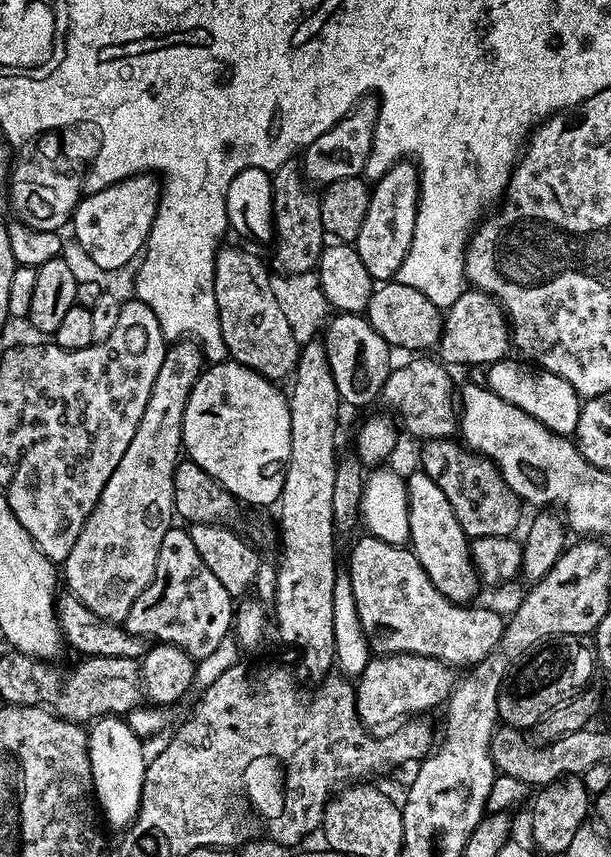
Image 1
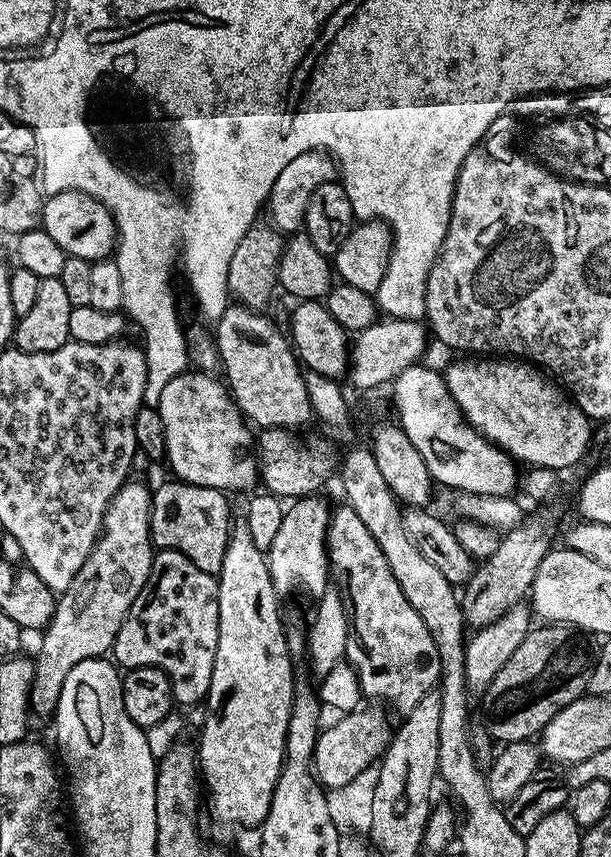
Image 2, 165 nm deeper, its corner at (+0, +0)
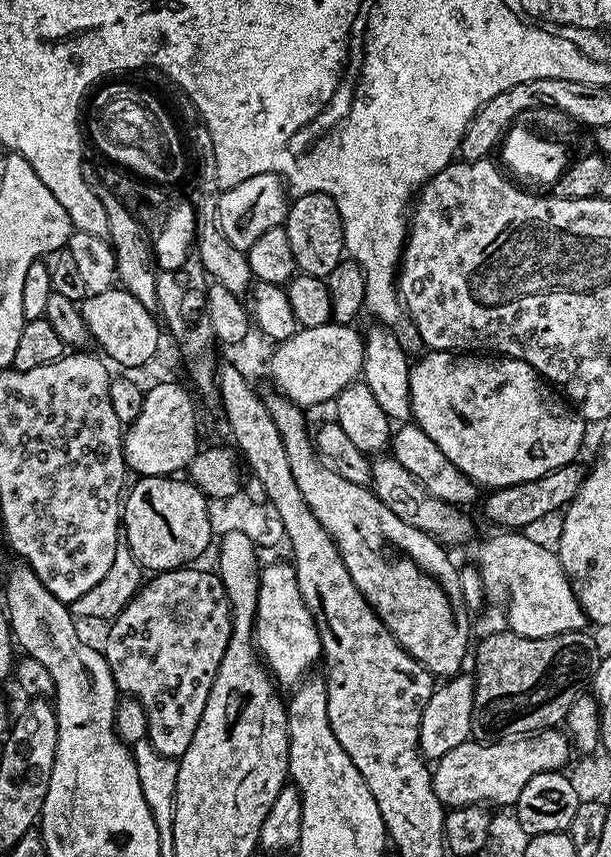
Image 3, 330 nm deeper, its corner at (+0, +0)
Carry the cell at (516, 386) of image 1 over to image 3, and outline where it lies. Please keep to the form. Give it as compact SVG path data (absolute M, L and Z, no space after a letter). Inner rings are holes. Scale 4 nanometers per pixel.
M435 350L425 351L419 359L420 358L421 360L418 361L417 364L415 361L408 369L408 373L410 374L410 394L412 395L411 419L438 444L438 449L442 450L443 454L449 456L449 460L457 466L458 470L460 470L466 478L472 480L476 485L479 485L481 489L495 490L497 488L509 488L515 484L530 482L534 478L542 478L542 474L550 474L550 470L558 470L558 466L571 464L580 456L578 454L580 447L584 444L584 427L586 427L584 417L569 407L569 405L549 387L544 377L536 373L526 362L516 360L513 356L501 356L499 354L457 354L455 351L437 352Z

